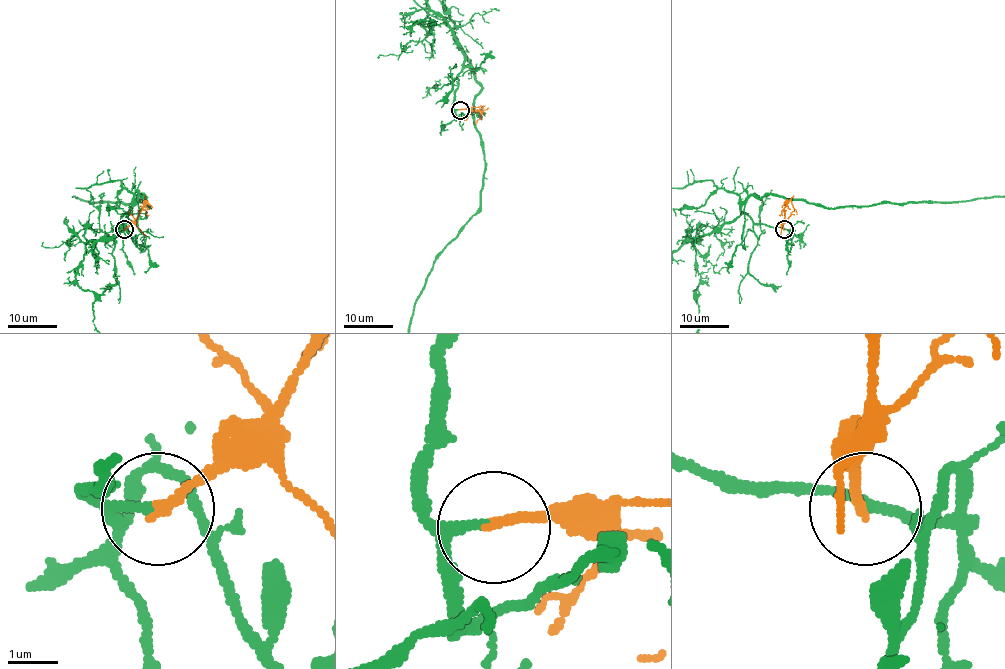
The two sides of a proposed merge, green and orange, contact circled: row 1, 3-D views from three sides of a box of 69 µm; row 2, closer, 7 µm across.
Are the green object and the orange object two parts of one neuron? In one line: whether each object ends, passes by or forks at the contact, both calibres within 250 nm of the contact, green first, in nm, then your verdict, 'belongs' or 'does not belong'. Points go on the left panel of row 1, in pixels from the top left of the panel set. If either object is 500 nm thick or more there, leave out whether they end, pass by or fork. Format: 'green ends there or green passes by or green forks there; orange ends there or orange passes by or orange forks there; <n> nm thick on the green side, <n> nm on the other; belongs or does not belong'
green passes by; orange ends there; 150 nm thick on the green side, 190 nm on the other; belongs

